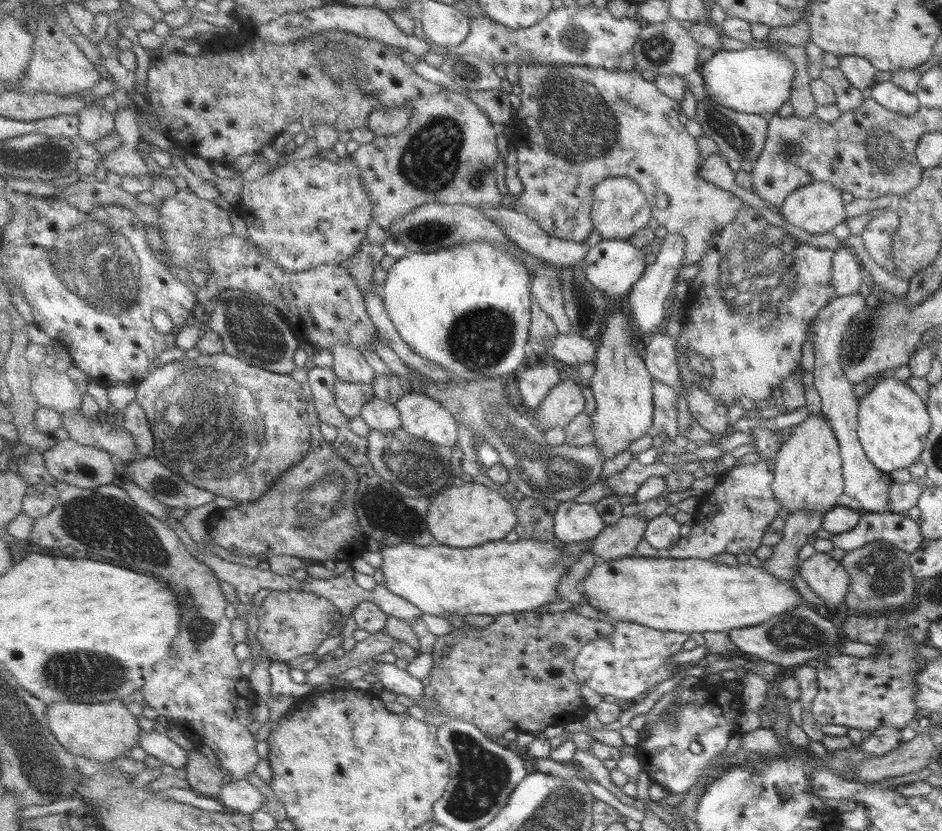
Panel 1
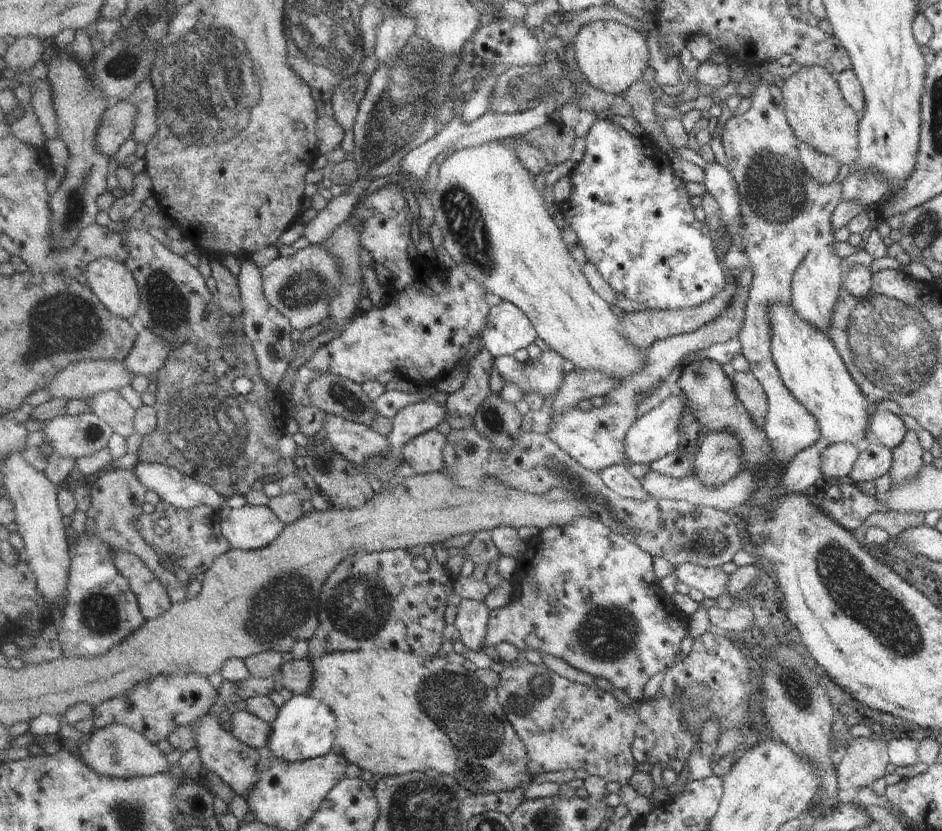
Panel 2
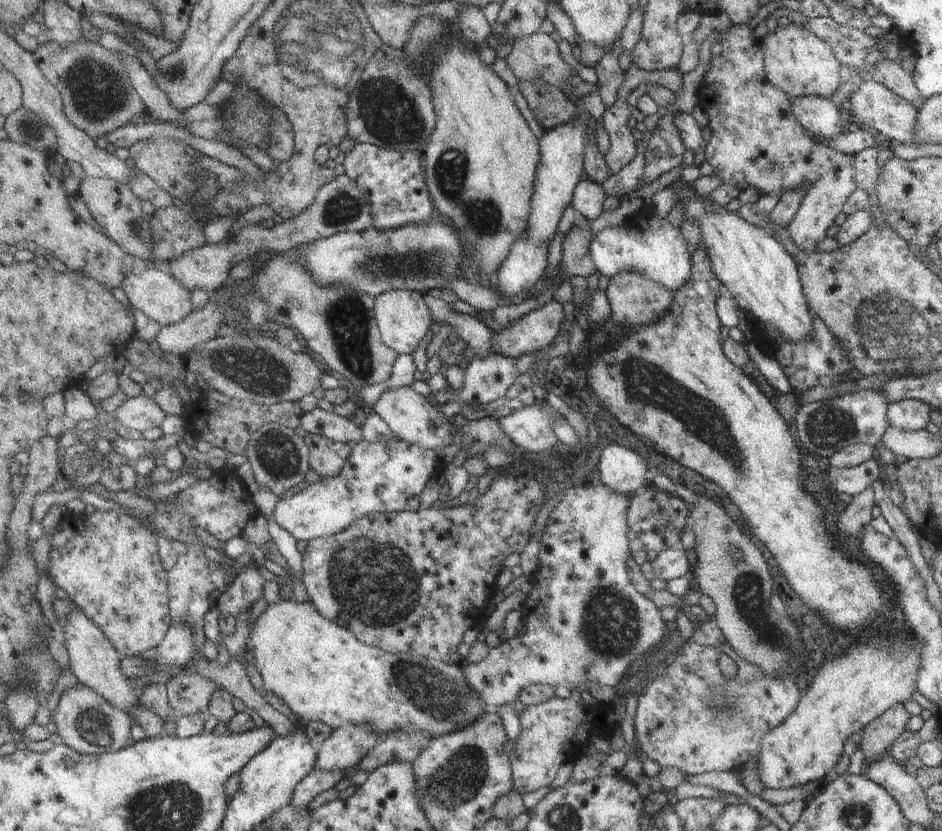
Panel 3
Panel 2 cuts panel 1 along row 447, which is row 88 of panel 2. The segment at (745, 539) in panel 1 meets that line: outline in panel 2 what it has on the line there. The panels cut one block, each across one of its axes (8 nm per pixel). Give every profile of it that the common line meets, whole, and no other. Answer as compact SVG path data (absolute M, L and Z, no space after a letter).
M762 84L751 92L750 100L752 105L744 114L736 114L727 120L721 134L722 146L728 158L727 170L734 177L736 186L739 188L740 208L743 213L743 237L744 249L750 268L752 268L752 288L750 288L748 302L746 302L746 312L742 330L739 332L742 354L748 361L749 371L756 377L764 389L768 412L766 416L765 432L768 442L770 442L770 464L784 470L789 462L804 448L814 446L820 440L820 424L812 413L808 412L794 396L788 392L784 386L780 373L772 360L771 340L770 340L770 320L768 320L768 308L772 304L792 304L791 282L792 274L800 266L804 256L812 249L819 248L822 244L828 246L833 244L834 235L832 230L832 211L842 200L842 183L834 180L830 184L816 184L804 170L799 156L799 140L794 136L792 128L784 116L784 100L780 87L776 85Z

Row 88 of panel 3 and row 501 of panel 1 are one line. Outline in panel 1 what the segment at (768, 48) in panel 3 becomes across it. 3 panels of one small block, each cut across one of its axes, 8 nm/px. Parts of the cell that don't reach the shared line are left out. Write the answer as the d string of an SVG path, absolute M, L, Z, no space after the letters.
M811 411L809 418L792 427L792 434L781 444L775 457L775 477L771 484L781 504L781 515L806 509L824 514L836 506L844 490L840 445L825 414Z

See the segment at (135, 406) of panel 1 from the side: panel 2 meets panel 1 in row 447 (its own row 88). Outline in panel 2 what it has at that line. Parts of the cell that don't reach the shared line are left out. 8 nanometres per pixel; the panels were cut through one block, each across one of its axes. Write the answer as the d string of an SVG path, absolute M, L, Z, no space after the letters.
M152 77L146 79L136 90L131 100L138 106L135 140L149 145L160 130L159 100Z

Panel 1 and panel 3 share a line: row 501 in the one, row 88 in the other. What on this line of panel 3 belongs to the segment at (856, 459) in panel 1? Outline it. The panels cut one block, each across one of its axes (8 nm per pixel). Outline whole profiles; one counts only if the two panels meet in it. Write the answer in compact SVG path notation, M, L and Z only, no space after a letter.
M872 80L863 81L860 88L849 95L846 107L849 112L852 112L856 128L861 127L871 132L879 132L888 141L897 144L915 144L915 146L920 144L914 140L916 138L914 128L916 128L919 110L916 110L912 104L906 102L906 99L900 98L883 84L878 84Z

